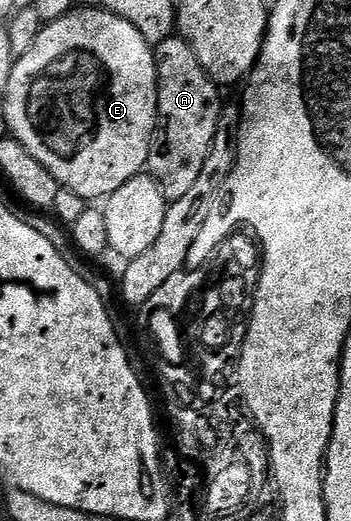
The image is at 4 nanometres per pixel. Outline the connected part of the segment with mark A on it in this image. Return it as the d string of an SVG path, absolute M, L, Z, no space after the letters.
M181 34L169 36L154 48L158 67L158 123L146 159L148 174L158 185L168 202L184 198L210 153L210 146L222 117L224 101L219 85L200 66L192 46Z

